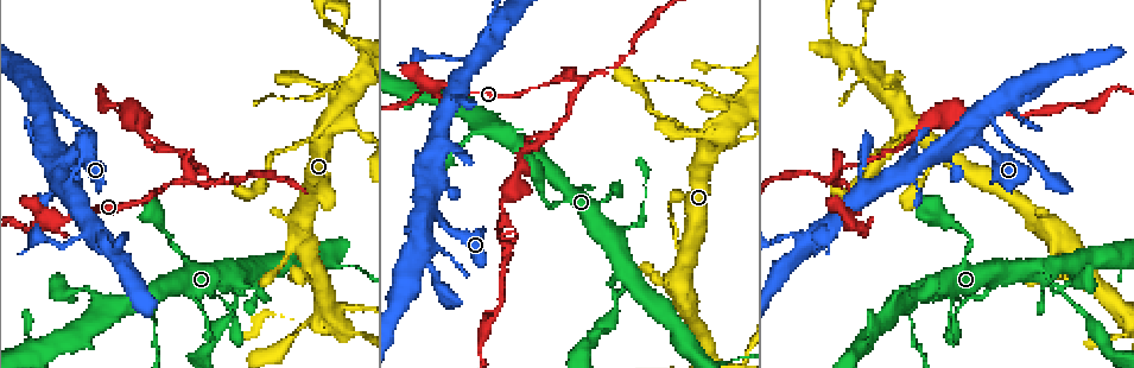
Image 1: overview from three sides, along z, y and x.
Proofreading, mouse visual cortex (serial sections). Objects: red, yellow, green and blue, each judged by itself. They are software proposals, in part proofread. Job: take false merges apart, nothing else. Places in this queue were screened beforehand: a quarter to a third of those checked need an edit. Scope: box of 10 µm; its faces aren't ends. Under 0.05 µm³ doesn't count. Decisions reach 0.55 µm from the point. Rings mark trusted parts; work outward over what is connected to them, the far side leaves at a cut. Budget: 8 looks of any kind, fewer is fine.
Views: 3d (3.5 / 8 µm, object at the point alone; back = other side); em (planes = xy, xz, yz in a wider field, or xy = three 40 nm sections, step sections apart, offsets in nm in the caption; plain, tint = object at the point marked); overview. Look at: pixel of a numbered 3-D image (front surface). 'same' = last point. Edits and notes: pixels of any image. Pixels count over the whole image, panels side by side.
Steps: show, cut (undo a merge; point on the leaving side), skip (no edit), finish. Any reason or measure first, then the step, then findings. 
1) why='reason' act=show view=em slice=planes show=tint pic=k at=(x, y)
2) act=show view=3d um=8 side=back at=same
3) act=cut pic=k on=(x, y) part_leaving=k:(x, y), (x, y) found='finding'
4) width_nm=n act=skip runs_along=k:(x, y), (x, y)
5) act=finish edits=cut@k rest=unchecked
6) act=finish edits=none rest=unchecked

why='thick turns thin' act=show view=3d um=3.5 pic=1 at=(709, 148)

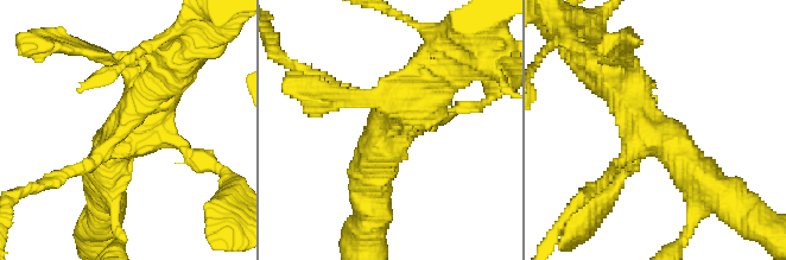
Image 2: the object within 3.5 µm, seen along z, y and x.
arms=4 arm_widths_nm=150,200,400,500 act=show view=em slice=planes show=tint pic=2 at=(654, 135)

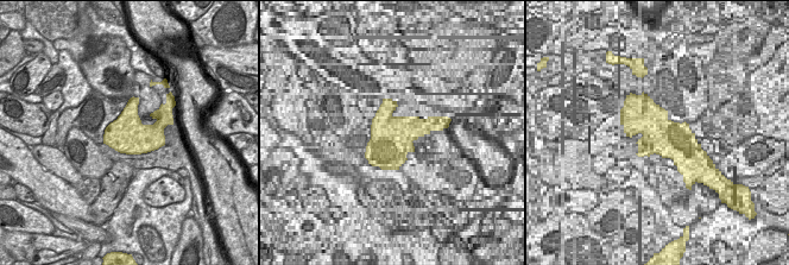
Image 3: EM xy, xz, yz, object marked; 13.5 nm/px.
act=skip runs_along=2:(708, 184), (638, 118), (608, 77) found='one cell here'

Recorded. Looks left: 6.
why='calibre changes' act=show view=3d um=3.5 pic=1 at=(726, 67)

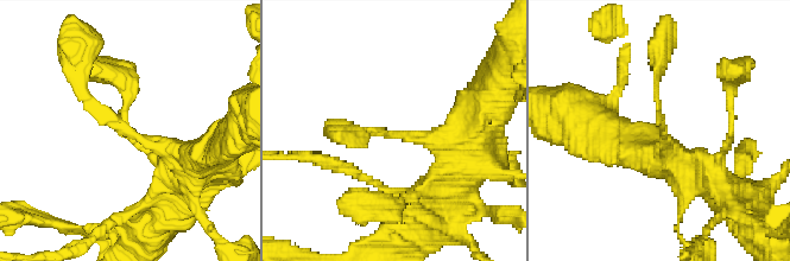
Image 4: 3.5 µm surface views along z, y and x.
arm_widths_nm=100,400 why='need the tissue' act=show view=em slice=xy step=2 show=tint pic=4 at=(663, 130)

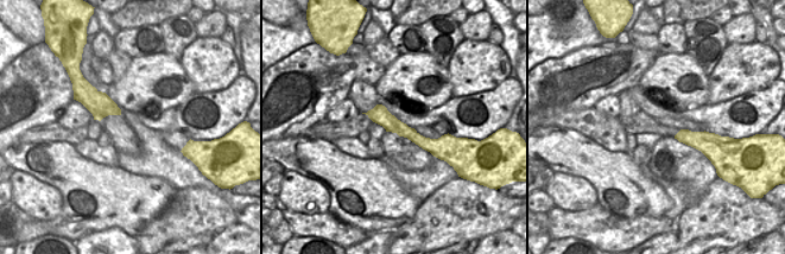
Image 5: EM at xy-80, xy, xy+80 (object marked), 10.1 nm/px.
act=show view=em slice=xy step=1 show=tint at=same

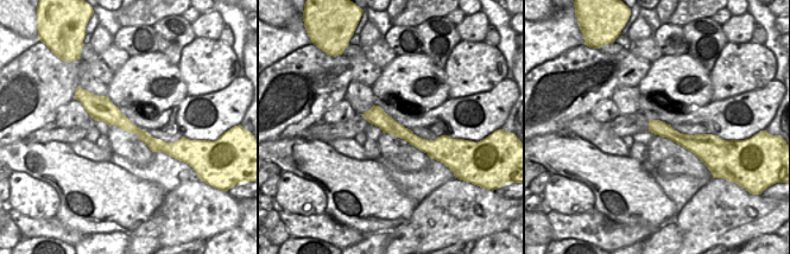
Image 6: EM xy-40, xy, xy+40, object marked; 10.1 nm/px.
act=skip runs_along=6:(84, 96), (155, 145), (172, 146) found='all the same cell'

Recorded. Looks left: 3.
why='a fork' act=show view=3d um=3.5 pic=1 at=(207, 180)

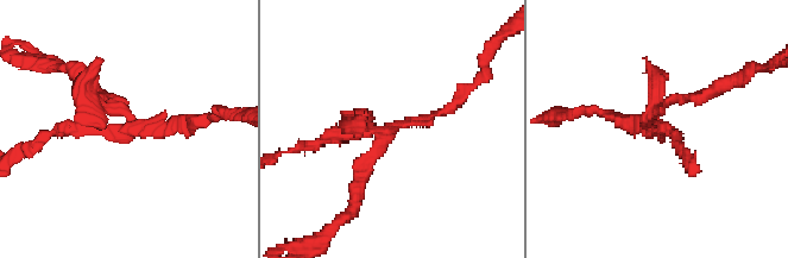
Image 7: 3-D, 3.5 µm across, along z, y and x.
act=show view=em slice=planes show=plain pic=7 at=(124, 128)

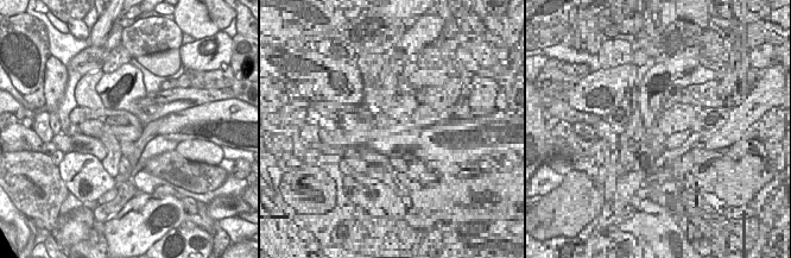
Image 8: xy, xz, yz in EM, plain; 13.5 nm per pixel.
act=show view=em slice=planes show=tint at=same

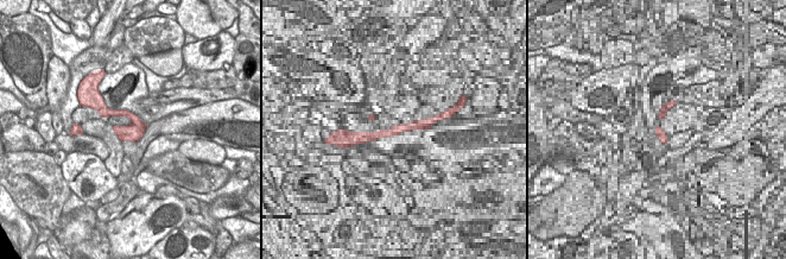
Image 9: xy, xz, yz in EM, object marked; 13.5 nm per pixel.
act=cut pic=7 on=(378, 149) part_leaving=7:(391, 127), (363, 167), (351, 213) found='two cells meet here'

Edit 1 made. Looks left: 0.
act=finish edits=cut@7 rest=unchecked

